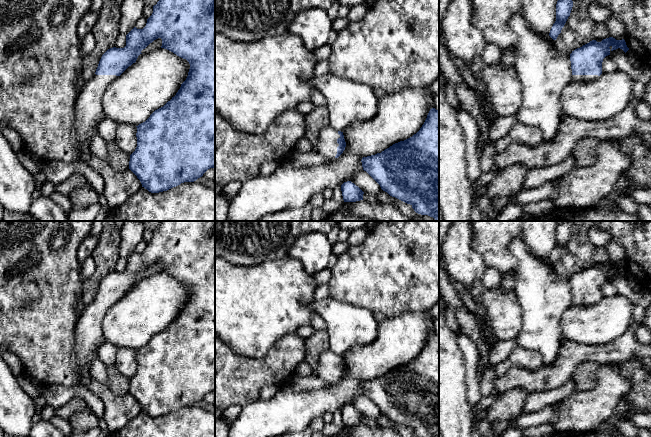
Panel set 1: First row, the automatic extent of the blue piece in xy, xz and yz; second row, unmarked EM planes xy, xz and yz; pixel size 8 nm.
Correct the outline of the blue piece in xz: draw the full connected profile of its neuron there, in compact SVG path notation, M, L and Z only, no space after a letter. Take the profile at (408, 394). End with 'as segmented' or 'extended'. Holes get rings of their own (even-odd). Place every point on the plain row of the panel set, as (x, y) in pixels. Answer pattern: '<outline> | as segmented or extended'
M435 332L412 361L361 386L363 394L390 420L410 428L416 437L439 437L439 335Z | as segmented

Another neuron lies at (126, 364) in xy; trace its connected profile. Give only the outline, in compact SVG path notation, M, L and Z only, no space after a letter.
M126 347L118 348L115 366L123 376L129 379L131 379L137 371L136 357L136 350Z

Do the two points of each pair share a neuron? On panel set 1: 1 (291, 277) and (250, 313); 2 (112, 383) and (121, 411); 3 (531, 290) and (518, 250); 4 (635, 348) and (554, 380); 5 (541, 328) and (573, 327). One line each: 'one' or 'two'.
1: one
2: two
3: one
4: one
5: two

